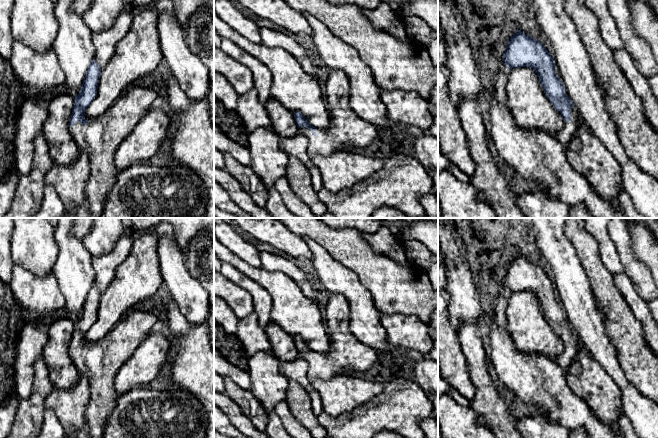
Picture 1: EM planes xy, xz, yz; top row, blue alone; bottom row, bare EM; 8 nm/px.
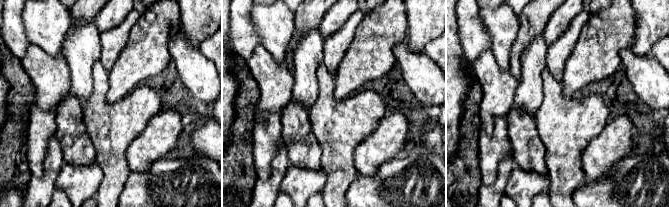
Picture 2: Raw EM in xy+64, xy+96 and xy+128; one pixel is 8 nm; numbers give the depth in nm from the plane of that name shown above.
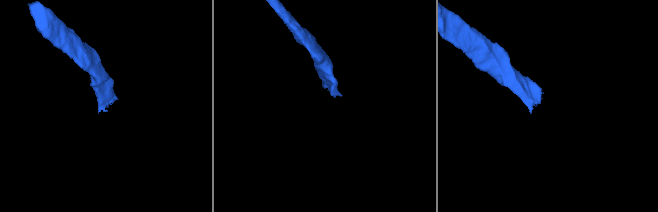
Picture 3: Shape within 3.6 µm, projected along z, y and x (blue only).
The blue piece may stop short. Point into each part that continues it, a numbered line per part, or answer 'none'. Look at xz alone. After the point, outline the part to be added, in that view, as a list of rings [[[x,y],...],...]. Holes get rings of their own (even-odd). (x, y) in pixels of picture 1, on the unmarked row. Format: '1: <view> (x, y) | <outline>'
1: xz (346, 351) | [[[331,294],[325,309],[325,327],[330,340],[327,353],[316,352],[309,355],[306,351],[298,357],[309,364],[308,379],[329,380],[340,375],[346,368],[365,372],[377,360],[377,351],[360,342],[350,331],[350,307],[342,295]]]

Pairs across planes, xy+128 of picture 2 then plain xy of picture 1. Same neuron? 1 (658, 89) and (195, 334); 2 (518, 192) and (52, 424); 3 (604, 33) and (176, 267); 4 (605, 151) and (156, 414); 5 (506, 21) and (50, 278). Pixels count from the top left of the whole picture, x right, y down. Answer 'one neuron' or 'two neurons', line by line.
1: two neurons
2: two neurons
3: two neurons
4: two neurons
5: two neurons

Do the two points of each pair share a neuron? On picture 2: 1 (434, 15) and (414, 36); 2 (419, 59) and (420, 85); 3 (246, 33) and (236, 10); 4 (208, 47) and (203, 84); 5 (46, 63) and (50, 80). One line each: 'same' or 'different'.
1: same
2: same
3: same
4: different
5: same

